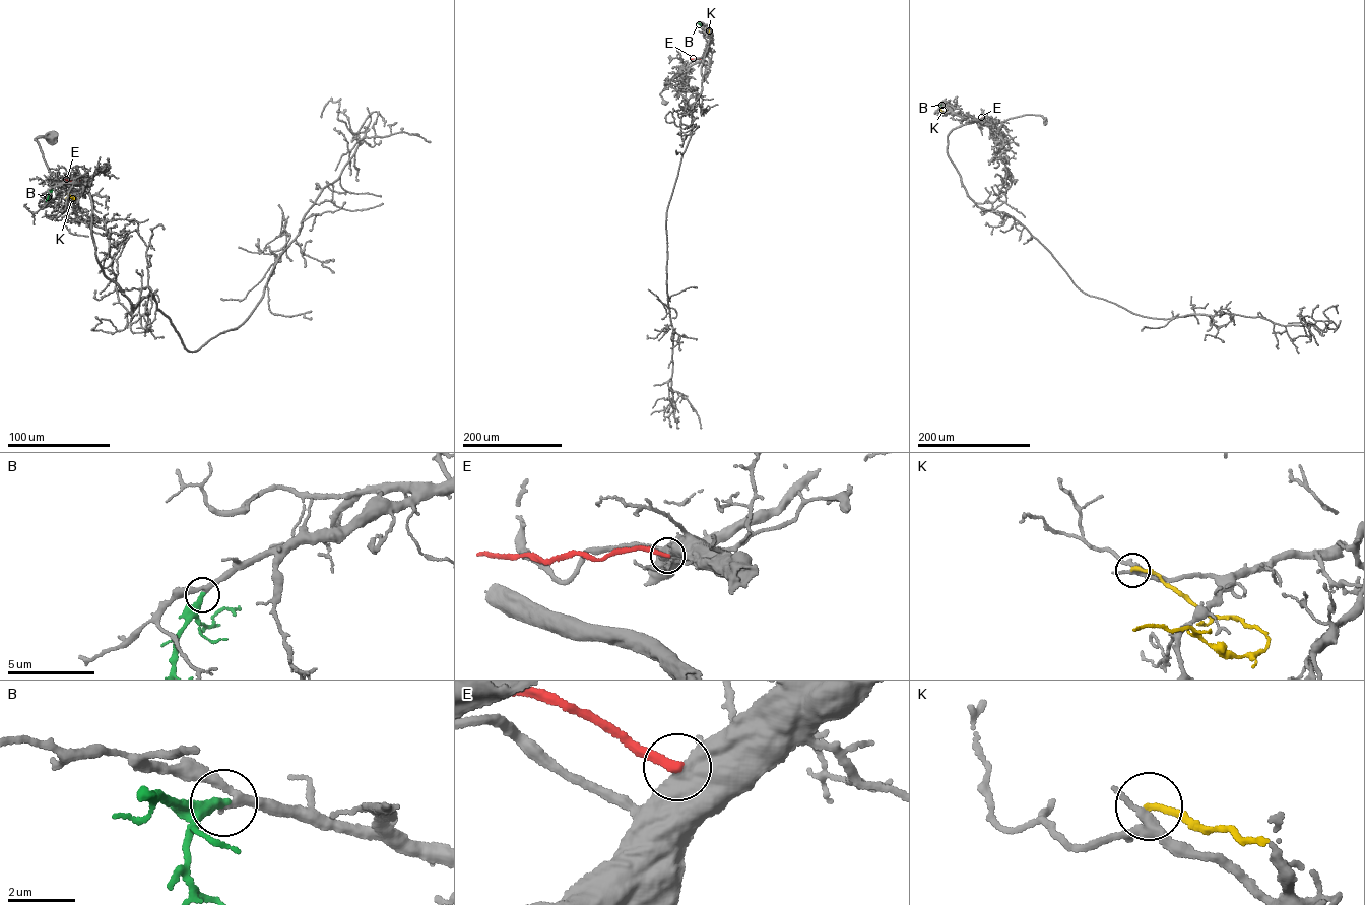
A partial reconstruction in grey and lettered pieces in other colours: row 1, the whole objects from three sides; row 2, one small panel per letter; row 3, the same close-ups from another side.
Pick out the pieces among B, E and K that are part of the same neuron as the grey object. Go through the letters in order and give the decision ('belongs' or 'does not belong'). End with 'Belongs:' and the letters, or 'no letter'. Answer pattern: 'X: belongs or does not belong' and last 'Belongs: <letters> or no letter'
B: belongs
E: does not belong
K: does not belong
Belongs: B

